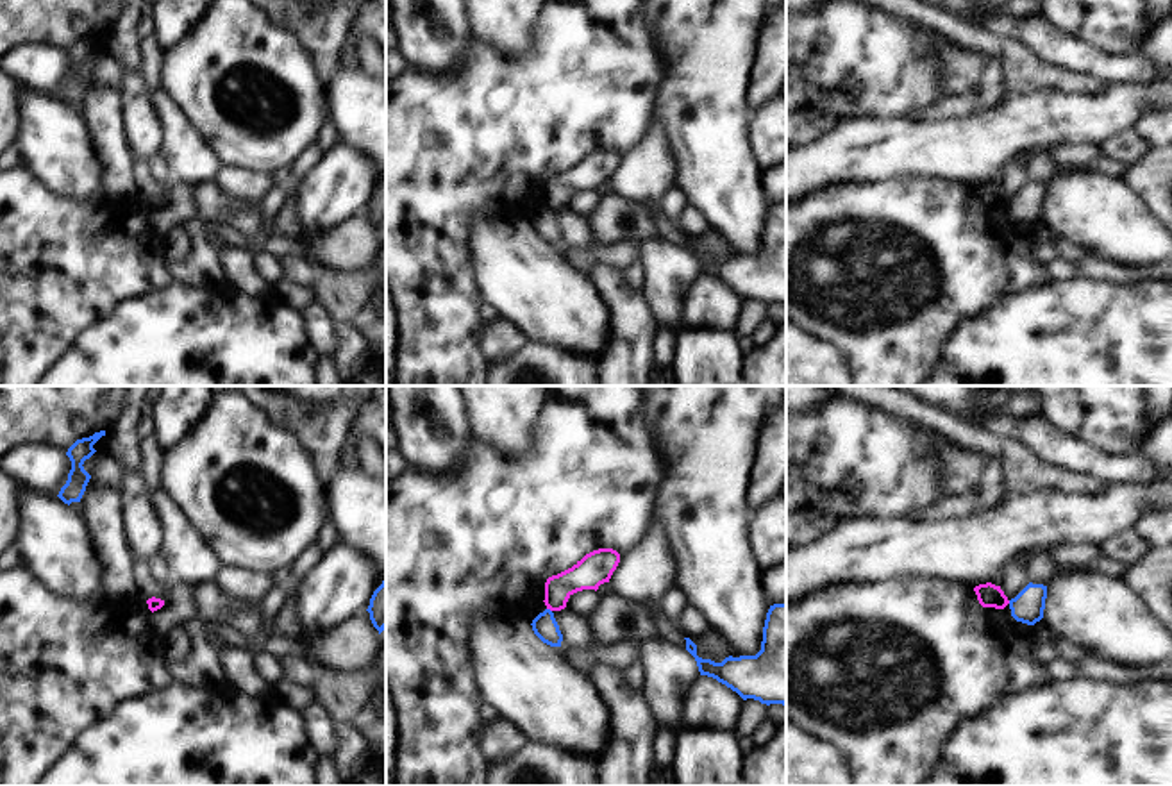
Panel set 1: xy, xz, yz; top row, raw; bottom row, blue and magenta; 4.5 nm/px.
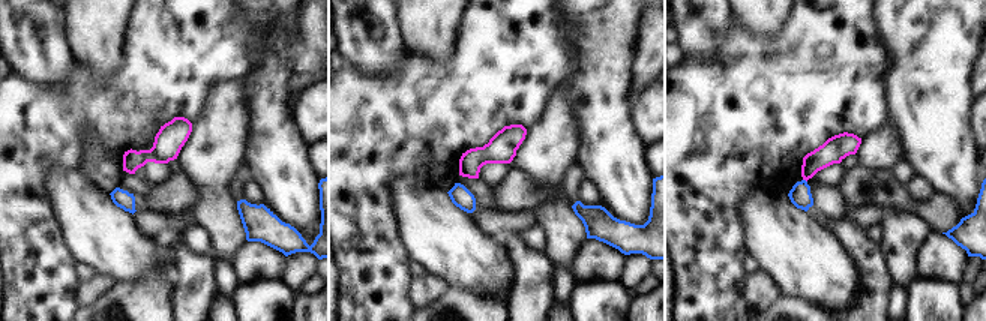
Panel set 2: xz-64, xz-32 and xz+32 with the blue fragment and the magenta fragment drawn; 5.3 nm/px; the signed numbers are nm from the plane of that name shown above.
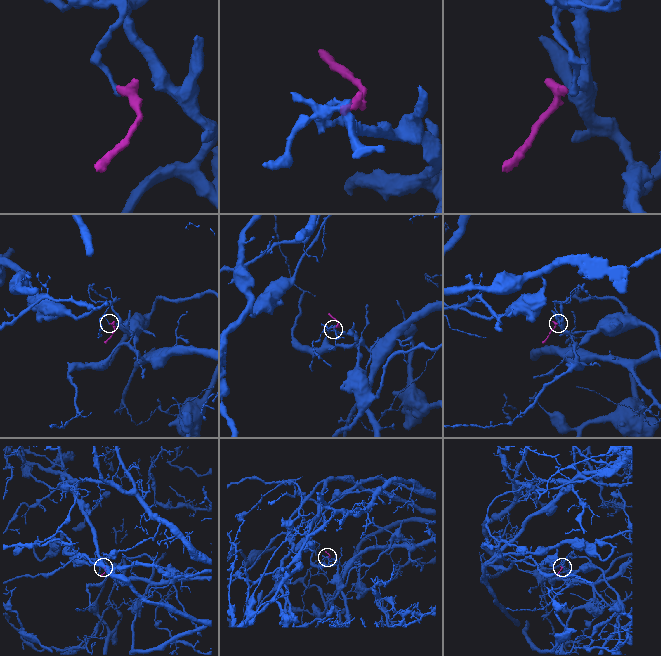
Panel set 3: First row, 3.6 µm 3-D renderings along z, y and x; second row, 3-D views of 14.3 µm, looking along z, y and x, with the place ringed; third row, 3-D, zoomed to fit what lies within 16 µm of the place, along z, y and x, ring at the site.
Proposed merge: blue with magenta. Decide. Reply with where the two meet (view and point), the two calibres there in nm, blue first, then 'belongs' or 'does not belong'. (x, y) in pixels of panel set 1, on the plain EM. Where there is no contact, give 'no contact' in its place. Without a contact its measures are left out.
xz (549, 209) | 110/150 nm | does not belong

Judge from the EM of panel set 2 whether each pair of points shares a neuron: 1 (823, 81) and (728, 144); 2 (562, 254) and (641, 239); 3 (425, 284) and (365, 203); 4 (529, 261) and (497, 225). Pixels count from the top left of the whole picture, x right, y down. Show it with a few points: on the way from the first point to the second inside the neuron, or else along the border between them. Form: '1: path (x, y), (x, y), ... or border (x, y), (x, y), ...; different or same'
1: path (799, 90), (770, 102), (752, 120); same
2: border (571, 206), (581, 221), (587, 237); different
3: border (414, 279), (408, 294), (411, 305); different
4: border (518, 233), (509, 233), (503, 243); different

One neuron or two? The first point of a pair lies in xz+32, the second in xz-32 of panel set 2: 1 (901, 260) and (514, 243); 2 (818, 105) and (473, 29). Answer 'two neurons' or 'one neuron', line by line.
1: two neurons
2: one neuron

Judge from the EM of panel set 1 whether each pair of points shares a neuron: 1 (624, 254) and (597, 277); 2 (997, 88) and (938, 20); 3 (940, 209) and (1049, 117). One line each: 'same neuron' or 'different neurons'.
1: different neurons
2: different neurons
3: different neurons

